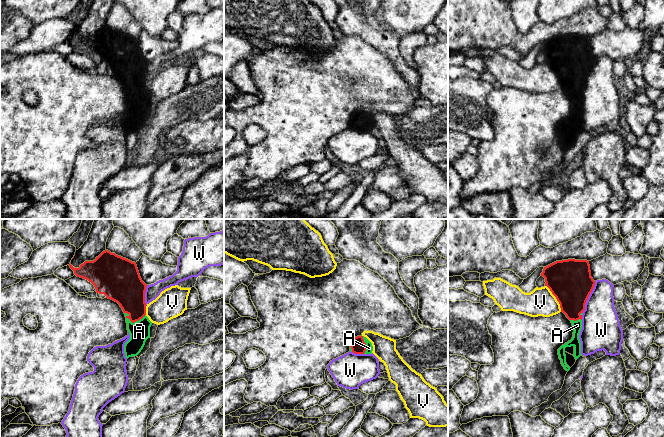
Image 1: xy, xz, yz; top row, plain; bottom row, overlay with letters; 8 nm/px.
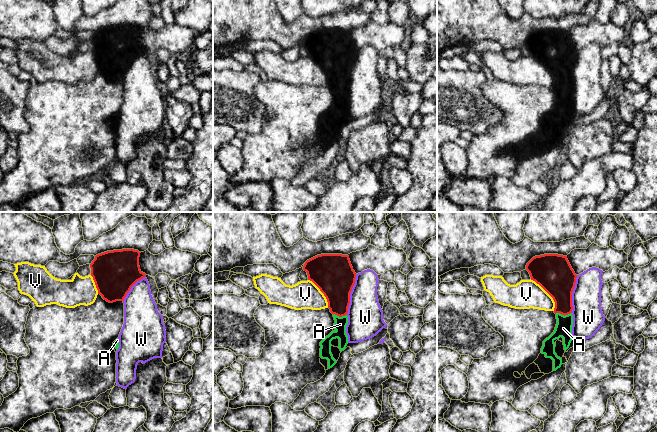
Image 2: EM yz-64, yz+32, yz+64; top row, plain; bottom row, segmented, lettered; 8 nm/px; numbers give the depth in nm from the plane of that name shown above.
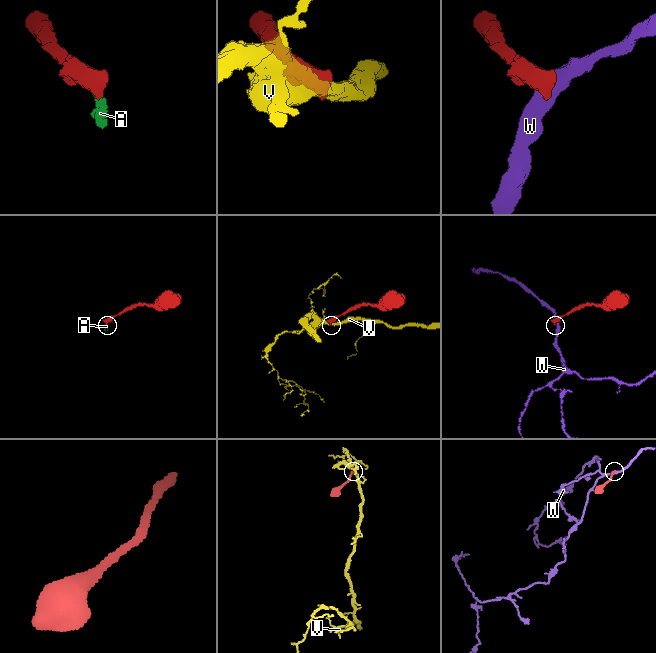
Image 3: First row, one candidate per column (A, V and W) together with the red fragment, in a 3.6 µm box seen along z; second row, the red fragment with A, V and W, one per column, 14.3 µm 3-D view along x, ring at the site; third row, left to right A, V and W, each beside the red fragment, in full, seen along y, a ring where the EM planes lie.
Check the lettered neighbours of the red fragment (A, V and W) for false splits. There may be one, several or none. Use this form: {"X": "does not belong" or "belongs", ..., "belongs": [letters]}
{"A": "belongs", "V": "does not belong", "W": "does not belong", "belongs": ["A"]}

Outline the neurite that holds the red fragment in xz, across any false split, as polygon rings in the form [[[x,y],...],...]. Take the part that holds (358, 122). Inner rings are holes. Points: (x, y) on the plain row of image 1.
[[[357,112],[352,116],[350,127],[355,130],[372,130],[372,119],[364,112]]]

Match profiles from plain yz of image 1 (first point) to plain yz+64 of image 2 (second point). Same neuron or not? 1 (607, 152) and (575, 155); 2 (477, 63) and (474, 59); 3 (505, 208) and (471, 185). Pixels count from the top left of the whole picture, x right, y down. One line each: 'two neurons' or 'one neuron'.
1: one neuron
2: one neuron
3: one neuron

